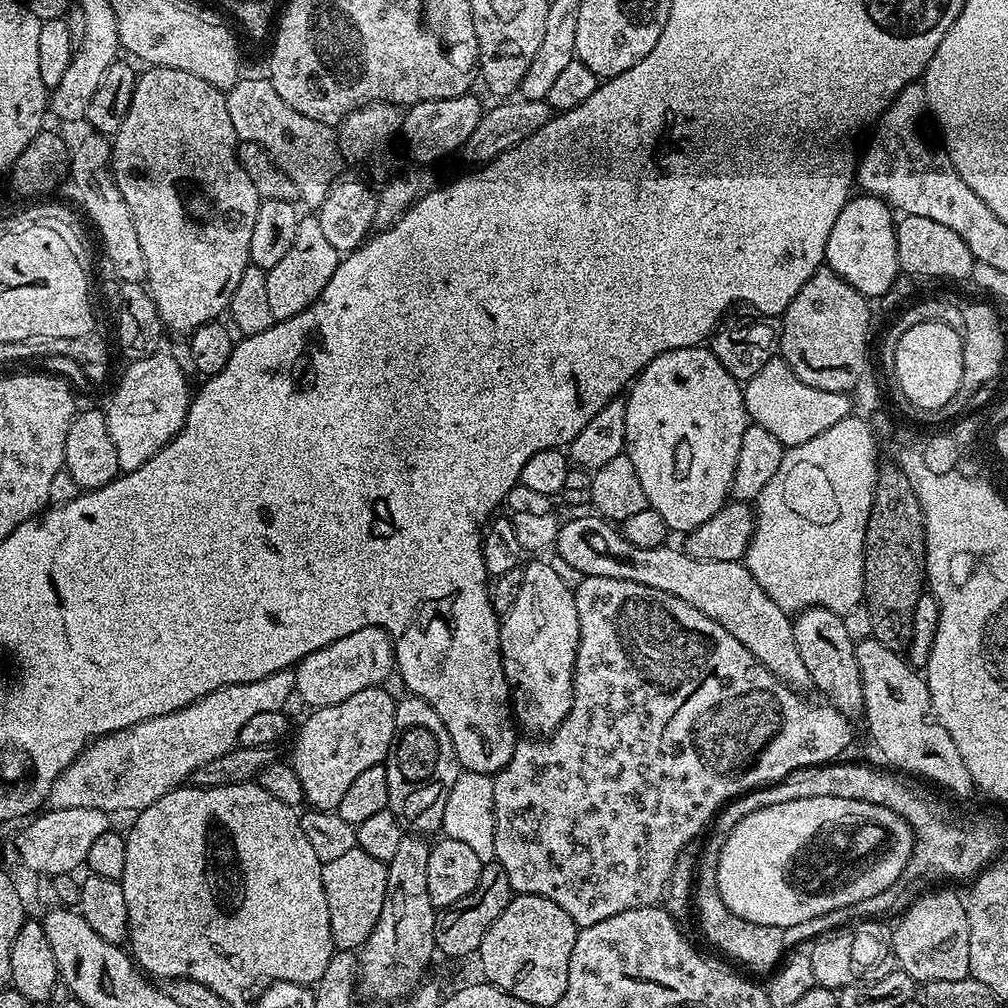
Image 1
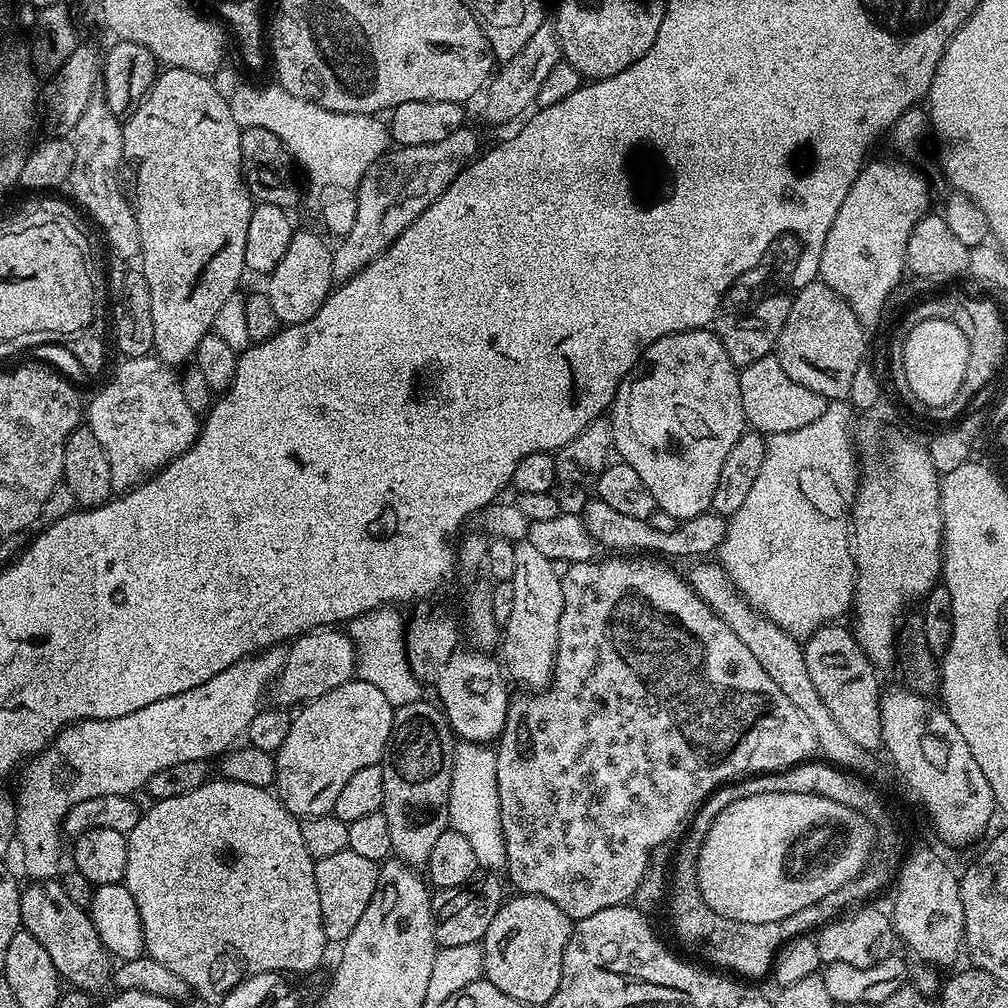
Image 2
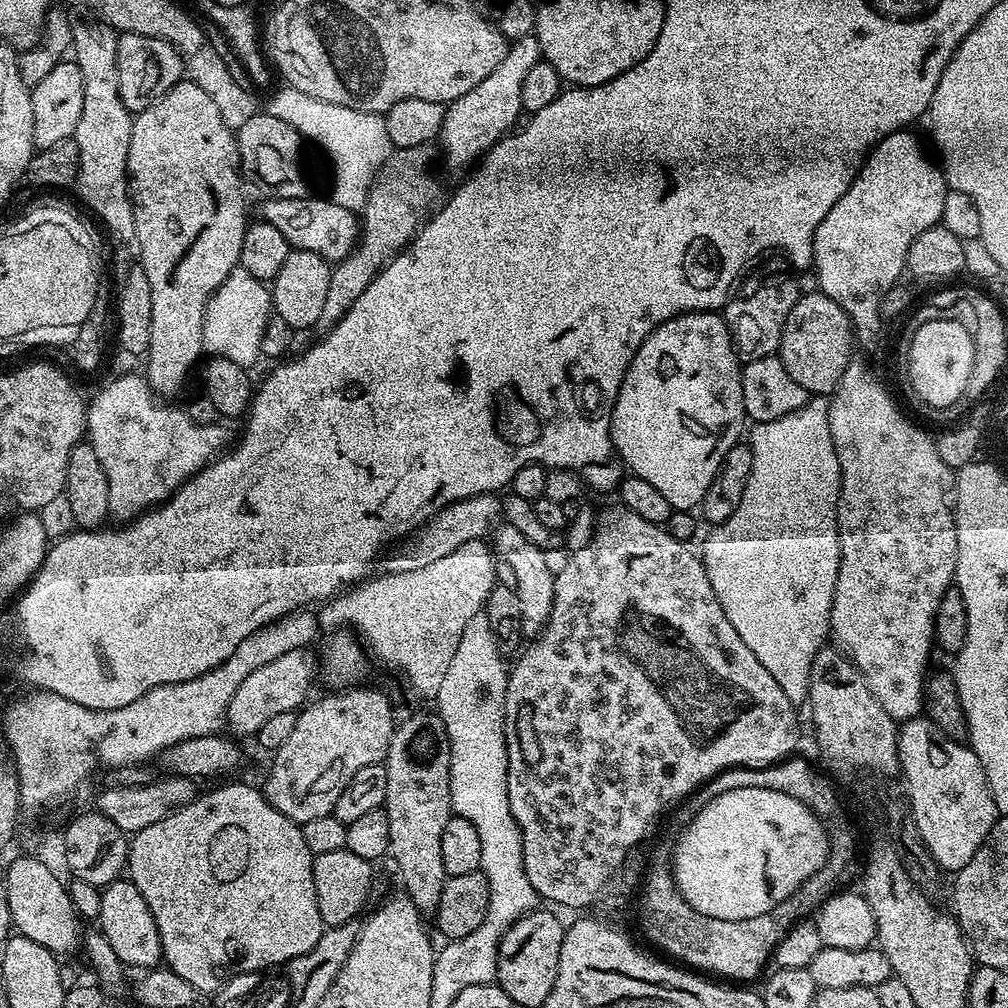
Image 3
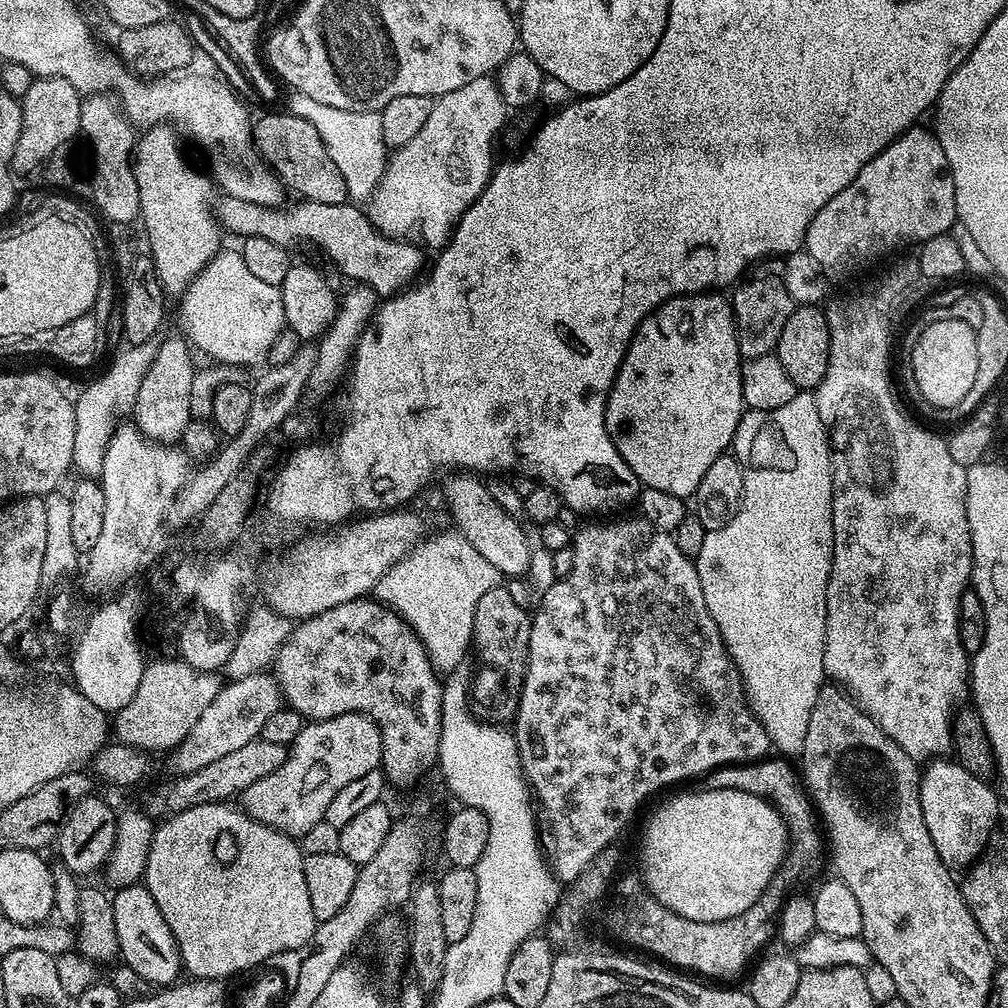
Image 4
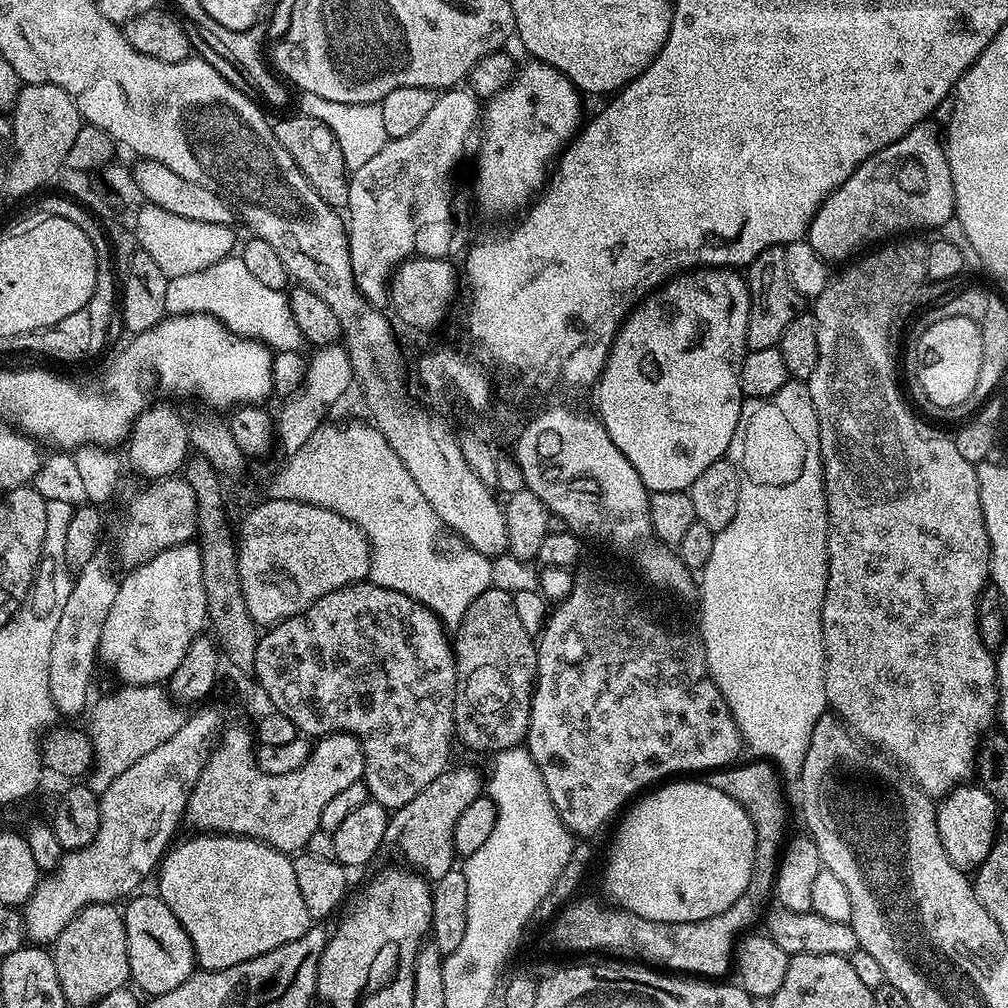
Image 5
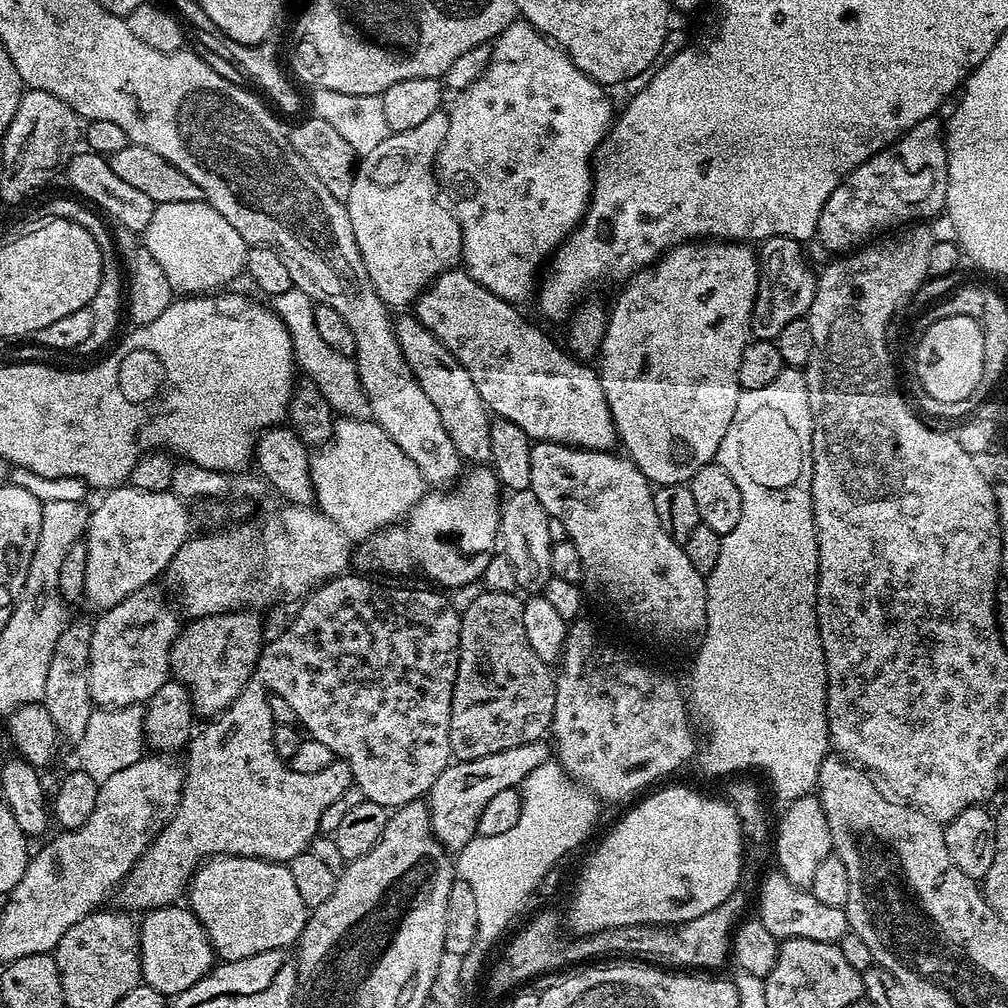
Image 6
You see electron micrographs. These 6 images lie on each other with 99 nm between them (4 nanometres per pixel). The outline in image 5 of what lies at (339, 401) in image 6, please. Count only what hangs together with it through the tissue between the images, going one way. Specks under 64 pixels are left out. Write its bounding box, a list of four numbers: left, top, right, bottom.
[166,254,302,352]

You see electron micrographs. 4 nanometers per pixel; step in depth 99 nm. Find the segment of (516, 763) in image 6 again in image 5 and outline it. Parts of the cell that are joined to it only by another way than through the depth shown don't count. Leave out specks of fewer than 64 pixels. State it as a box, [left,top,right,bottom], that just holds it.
[384,767,482,882]

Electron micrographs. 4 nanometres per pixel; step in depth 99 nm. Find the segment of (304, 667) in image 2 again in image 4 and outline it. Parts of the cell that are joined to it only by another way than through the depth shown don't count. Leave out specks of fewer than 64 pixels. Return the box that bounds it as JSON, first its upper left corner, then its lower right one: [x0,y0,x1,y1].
[171,671,282,776]

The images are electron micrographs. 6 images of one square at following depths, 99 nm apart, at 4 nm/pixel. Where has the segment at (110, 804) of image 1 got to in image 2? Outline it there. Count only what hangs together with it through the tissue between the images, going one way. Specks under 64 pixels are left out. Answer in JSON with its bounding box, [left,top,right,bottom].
[14,644,288,880]

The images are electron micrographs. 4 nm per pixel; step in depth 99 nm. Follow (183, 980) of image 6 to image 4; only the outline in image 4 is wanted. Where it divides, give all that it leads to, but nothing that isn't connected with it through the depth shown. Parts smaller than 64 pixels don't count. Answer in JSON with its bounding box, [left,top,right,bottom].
[112,882,182,986]

